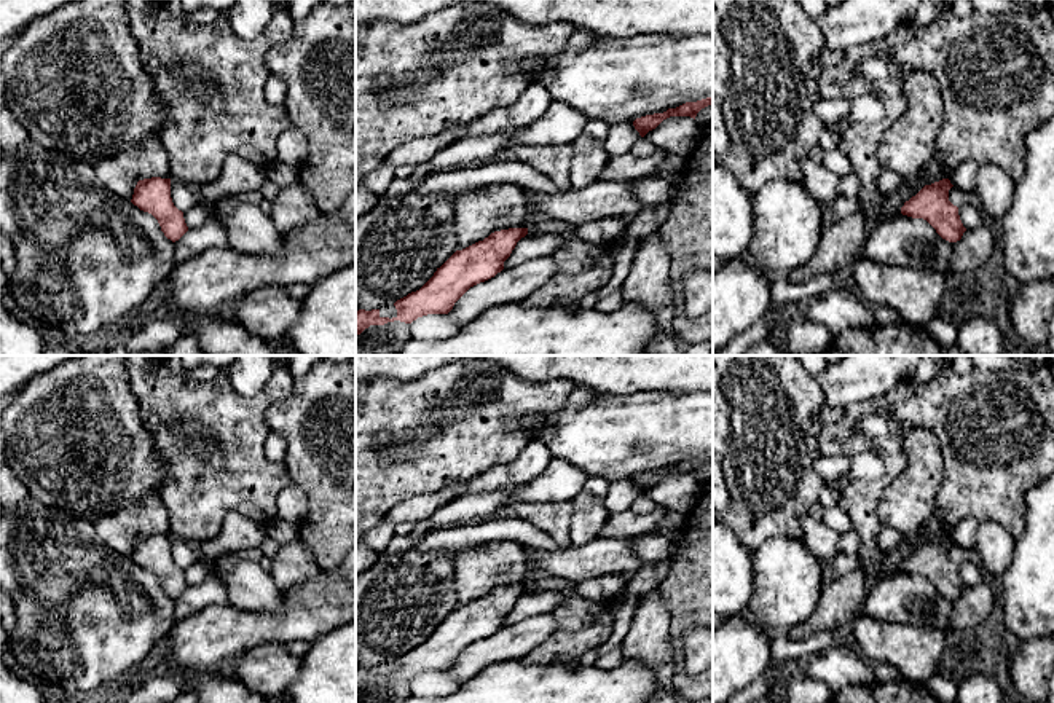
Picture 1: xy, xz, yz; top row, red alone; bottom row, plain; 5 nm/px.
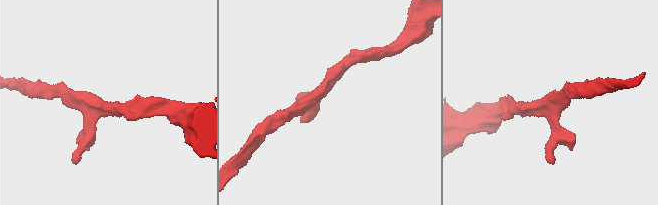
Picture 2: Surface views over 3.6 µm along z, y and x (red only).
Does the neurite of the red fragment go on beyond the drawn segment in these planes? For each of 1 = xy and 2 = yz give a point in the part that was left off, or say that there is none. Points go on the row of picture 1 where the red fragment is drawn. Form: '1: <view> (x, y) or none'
1: none
2: none

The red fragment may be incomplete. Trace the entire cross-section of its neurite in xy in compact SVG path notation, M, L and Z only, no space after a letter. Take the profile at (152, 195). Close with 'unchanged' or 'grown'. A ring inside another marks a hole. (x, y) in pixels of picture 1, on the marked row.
M151 177L139 180L131 202L140 210L151 214L164 236L172 242L188 231L183 212L172 202L171 179Z; unchanged

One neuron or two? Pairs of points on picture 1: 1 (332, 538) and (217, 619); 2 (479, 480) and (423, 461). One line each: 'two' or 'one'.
1: two
2: two

